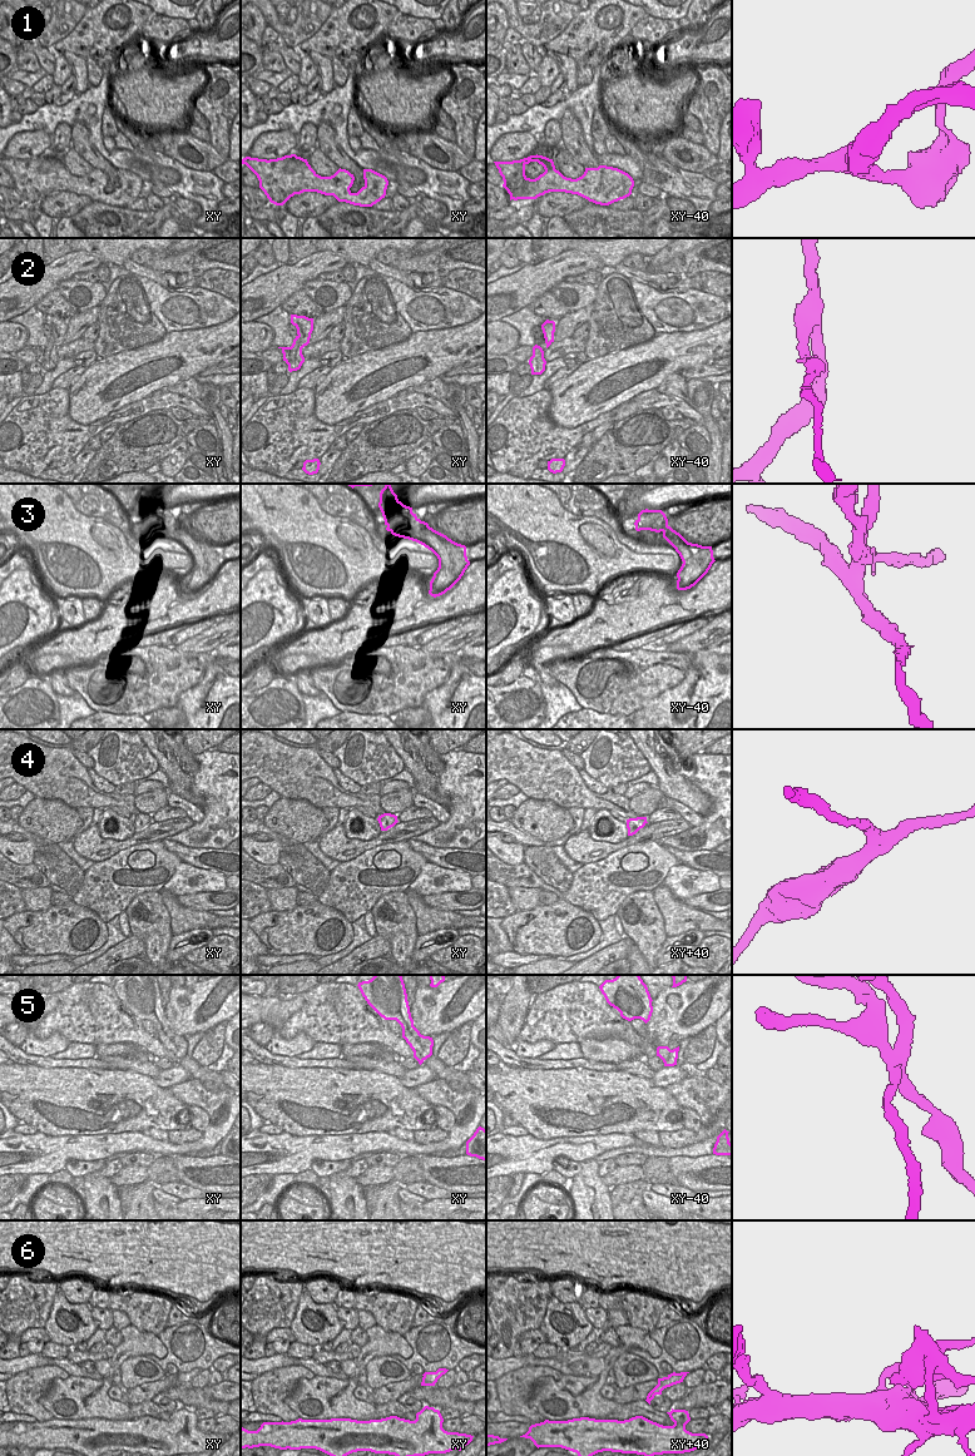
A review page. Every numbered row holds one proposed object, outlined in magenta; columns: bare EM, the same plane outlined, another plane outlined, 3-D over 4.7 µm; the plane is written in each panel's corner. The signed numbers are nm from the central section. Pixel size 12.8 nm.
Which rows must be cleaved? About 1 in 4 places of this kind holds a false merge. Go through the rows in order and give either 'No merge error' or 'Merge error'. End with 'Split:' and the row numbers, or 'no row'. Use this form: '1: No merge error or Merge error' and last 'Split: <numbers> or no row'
1: No merge error
2: No merge error
3: Merge error
4: No merge error
5: Merge error
6: Merge error
Split: 3, 5, 6

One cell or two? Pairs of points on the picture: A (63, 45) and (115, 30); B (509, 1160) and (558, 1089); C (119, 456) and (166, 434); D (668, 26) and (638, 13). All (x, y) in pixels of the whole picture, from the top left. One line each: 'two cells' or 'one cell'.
A: one cell
B: two cells
C: one cell
D: two cells

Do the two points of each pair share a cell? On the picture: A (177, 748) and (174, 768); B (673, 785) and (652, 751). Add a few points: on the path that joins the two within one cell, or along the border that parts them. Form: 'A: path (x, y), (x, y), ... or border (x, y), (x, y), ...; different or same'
A: border (166, 742), (171, 748); different
B: path (666, 776), (653, 759); same

